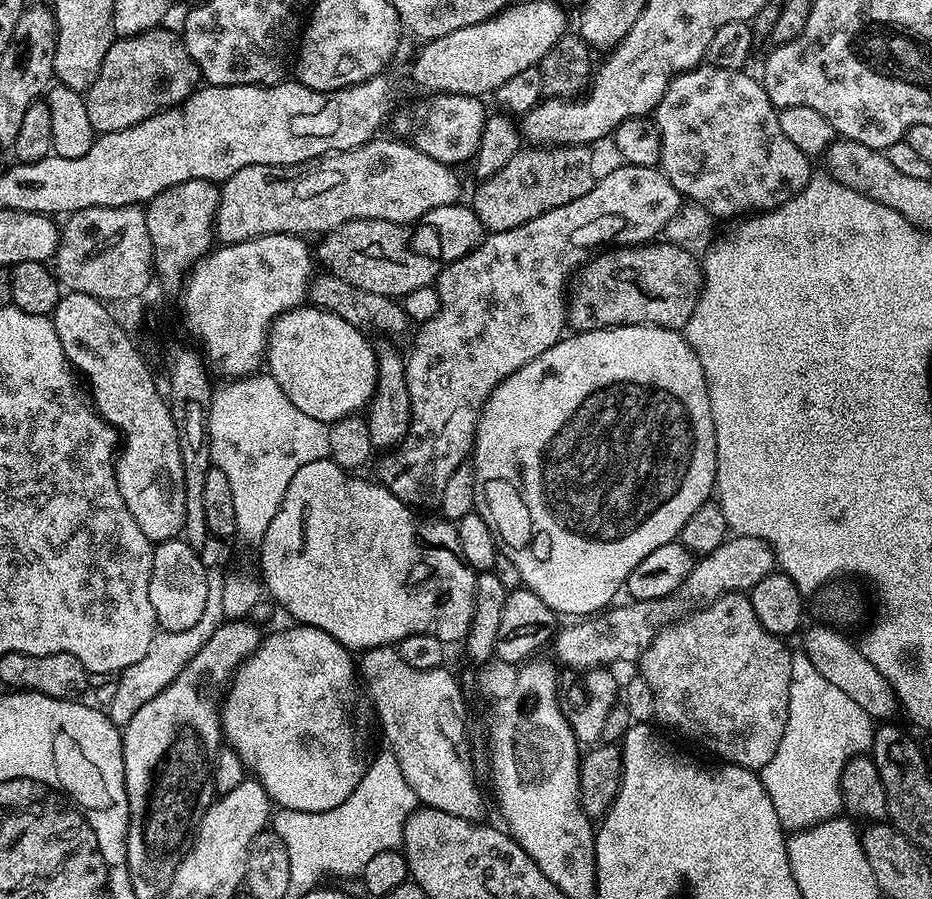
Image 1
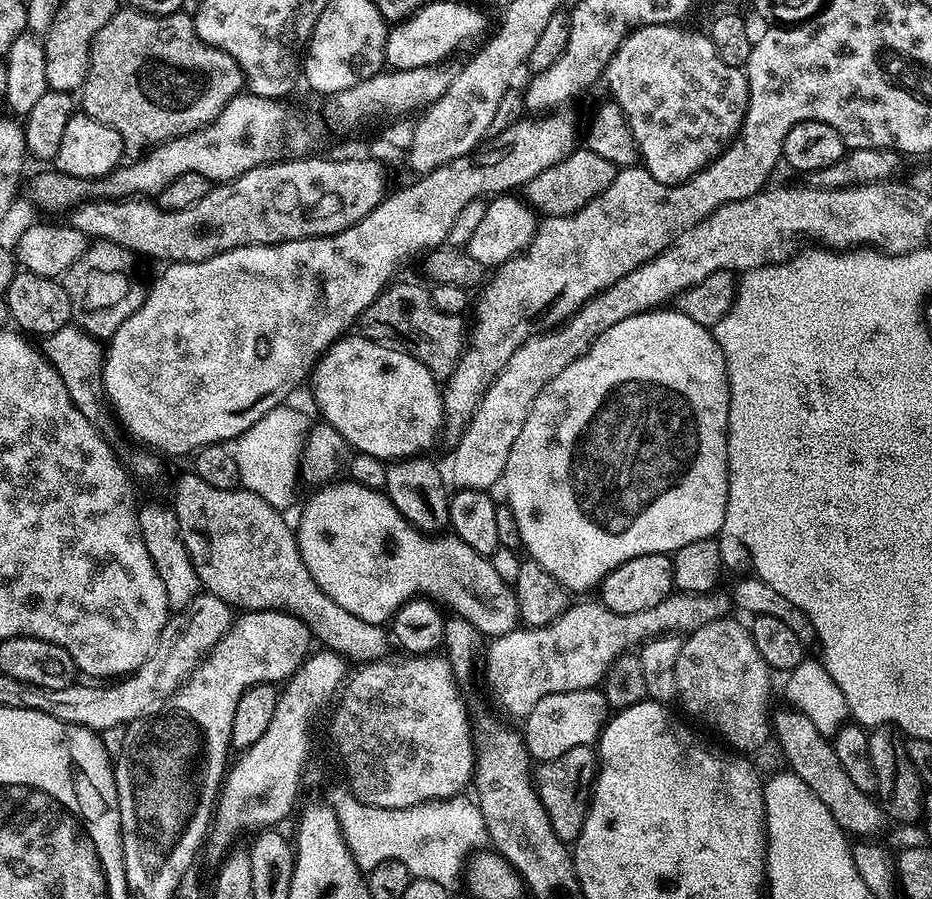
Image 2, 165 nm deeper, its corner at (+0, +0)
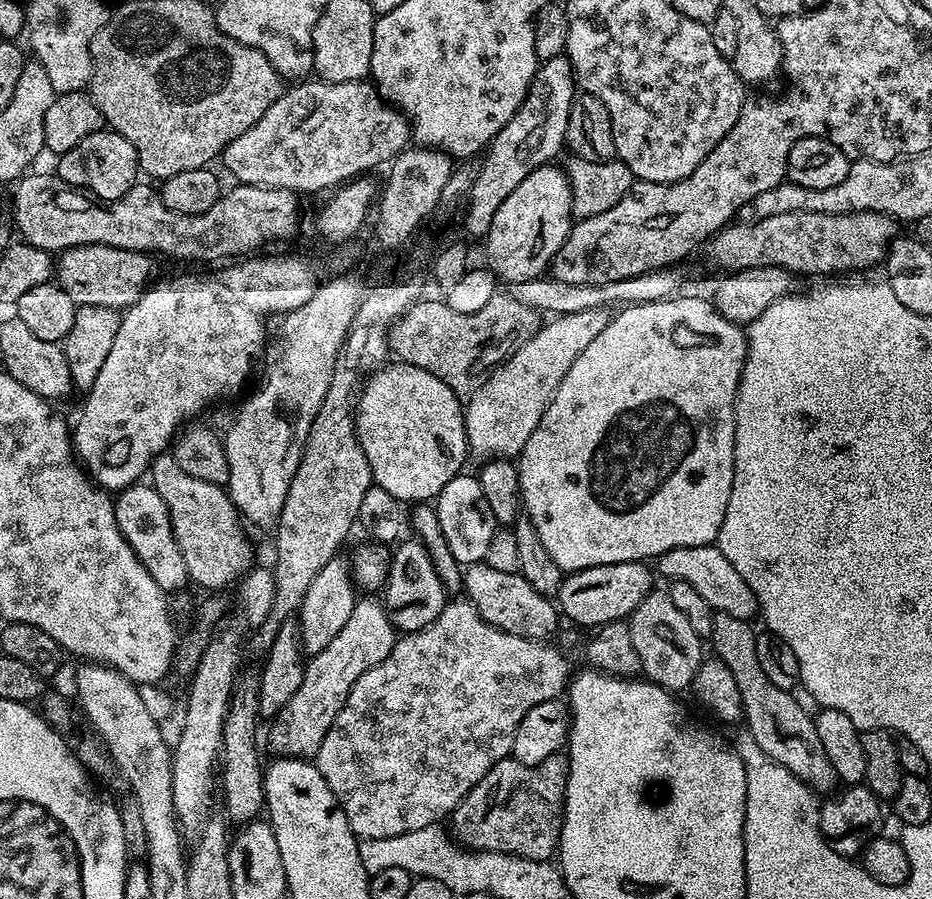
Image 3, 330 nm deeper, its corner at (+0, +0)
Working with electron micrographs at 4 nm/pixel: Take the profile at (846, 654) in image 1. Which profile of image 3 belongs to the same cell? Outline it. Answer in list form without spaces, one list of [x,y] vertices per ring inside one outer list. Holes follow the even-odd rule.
[[[712,544],[682,546],[666,550],[662,555],[655,557],[654,568],[659,575],[661,572],[665,576],[665,581],[690,582],[690,586],[694,586],[694,590],[698,590],[698,594],[702,594],[702,598],[706,598],[708,605],[717,613],[742,618],[746,621],[751,621],[755,612],[757,615],[758,601],[754,590],[745,582],[742,574],[738,574],[738,570],[730,566],[726,554],[722,554],[722,550]]]

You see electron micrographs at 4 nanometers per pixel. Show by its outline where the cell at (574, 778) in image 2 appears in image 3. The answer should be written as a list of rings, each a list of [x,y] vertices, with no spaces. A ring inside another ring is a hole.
[[[557,754],[538,762],[538,766],[526,766],[522,762],[511,758],[499,760],[484,777],[474,785],[466,794],[466,798],[456,809],[453,810],[450,823],[452,823],[452,832],[461,840],[459,843],[465,849],[473,852],[505,852],[511,856],[521,856],[527,860],[547,860],[551,861],[557,855],[560,847],[560,828],[564,825],[564,795],[566,794],[566,782],[568,781],[568,761],[563,755]]]

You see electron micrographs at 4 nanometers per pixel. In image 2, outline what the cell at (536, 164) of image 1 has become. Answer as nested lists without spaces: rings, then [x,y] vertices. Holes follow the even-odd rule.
[[[587,146],[577,147],[562,162],[542,170],[538,178],[530,178],[530,182],[522,189],[525,201],[541,217],[573,216],[582,206],[586,206],[594,198],[598,198],[614,182],[618,169],[615,164],[606,162],[599,154],[594,154]]]

